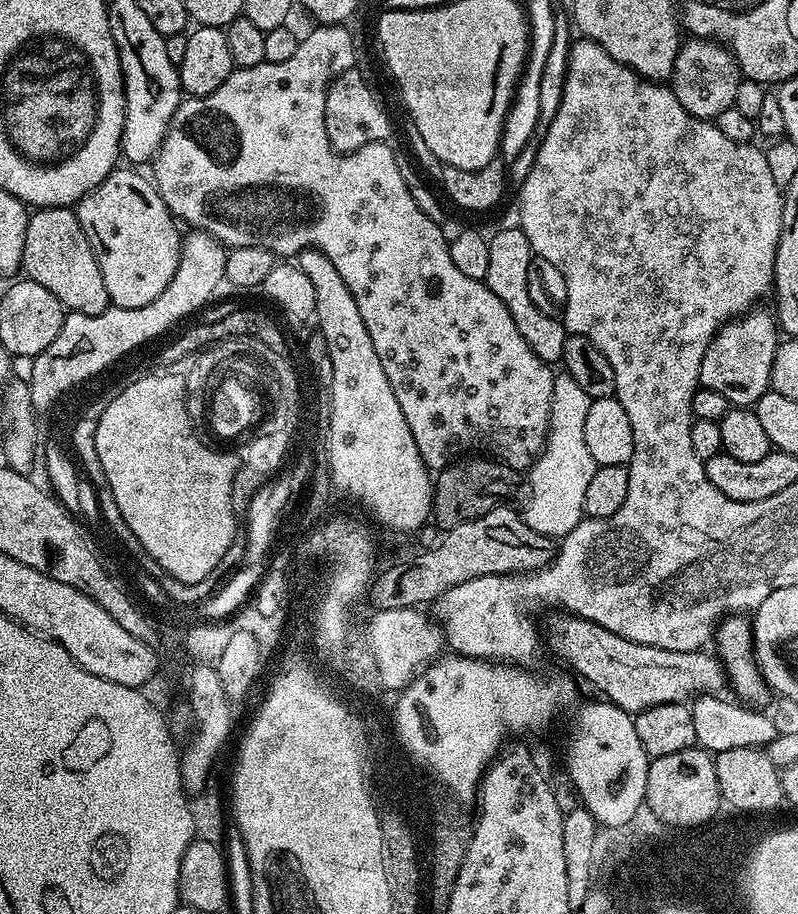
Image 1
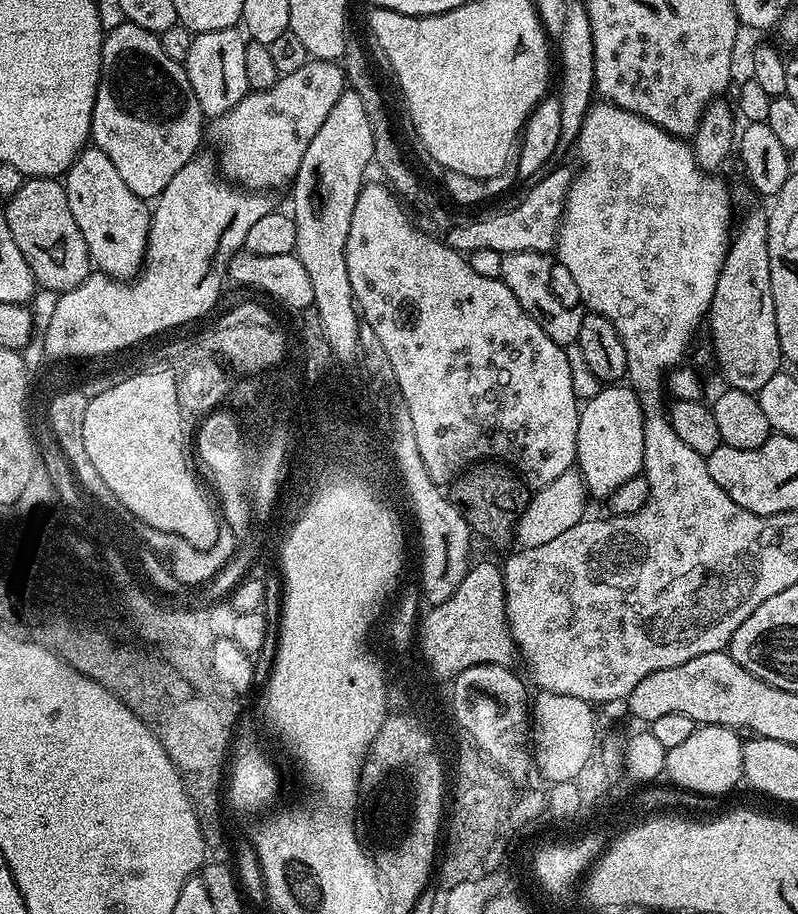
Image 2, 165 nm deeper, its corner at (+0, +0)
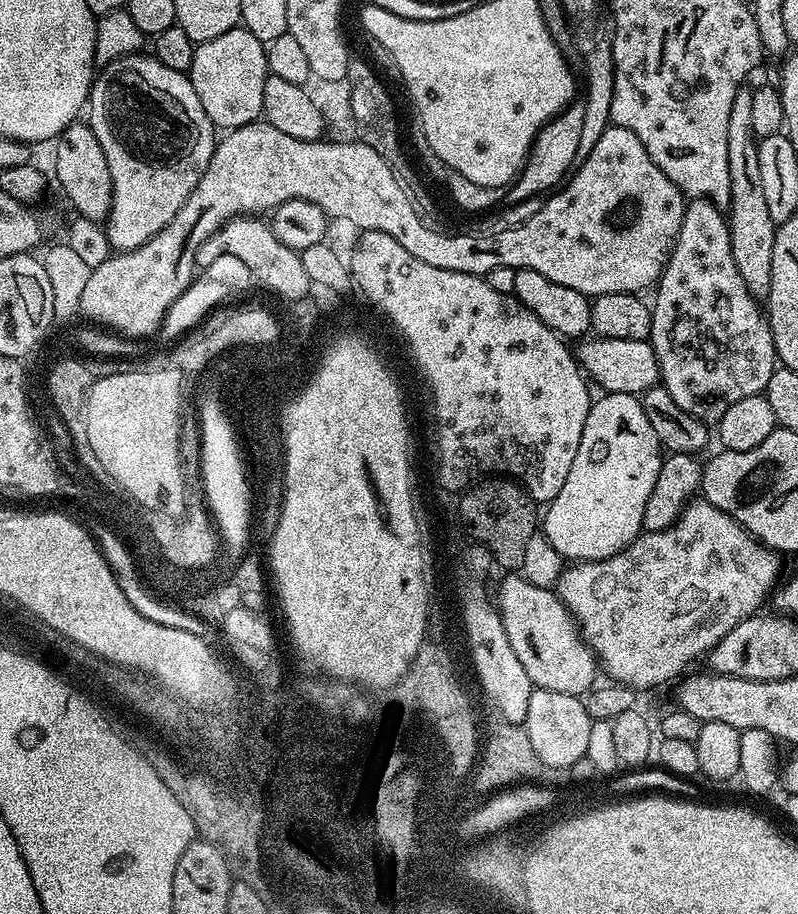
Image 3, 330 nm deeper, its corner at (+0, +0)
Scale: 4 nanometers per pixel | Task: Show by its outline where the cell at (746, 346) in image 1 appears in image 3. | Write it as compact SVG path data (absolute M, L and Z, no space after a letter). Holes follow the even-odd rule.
M742 90L736 95L735 106L731 110L731 126L729 128L728 161L732 178L732 203L730 205L730 227L732 229L732 249L734 262L738 262L738 274L742 274L742 282L757 298L767 297L772 281L772 259L774 258L774 242L778 225L770 218L770 209L766 206L766 193L762 190L762 169L758 166L758 137L752 131L752 92Z

